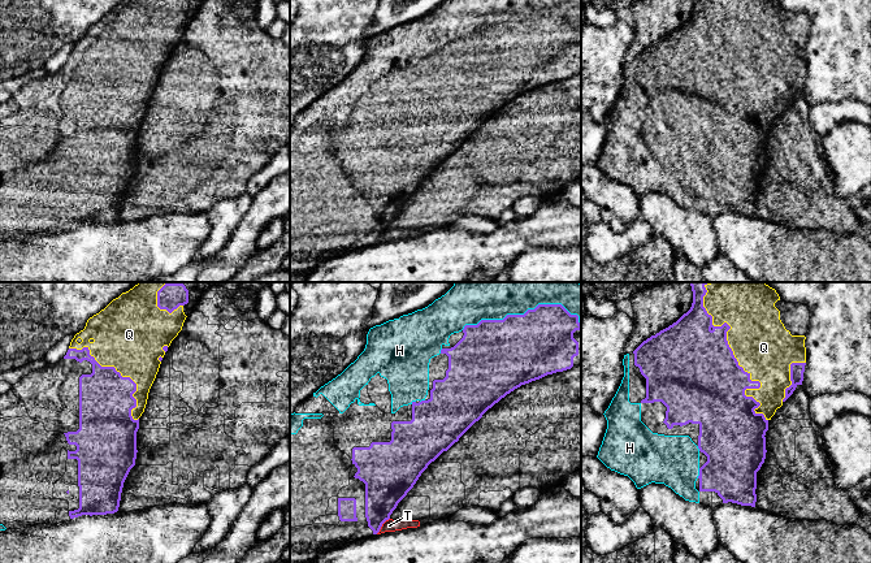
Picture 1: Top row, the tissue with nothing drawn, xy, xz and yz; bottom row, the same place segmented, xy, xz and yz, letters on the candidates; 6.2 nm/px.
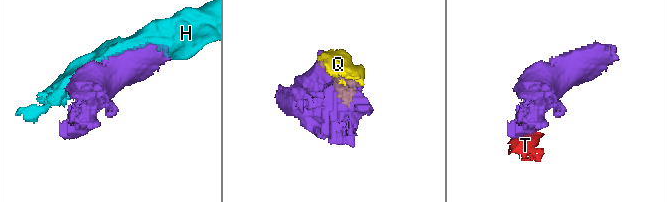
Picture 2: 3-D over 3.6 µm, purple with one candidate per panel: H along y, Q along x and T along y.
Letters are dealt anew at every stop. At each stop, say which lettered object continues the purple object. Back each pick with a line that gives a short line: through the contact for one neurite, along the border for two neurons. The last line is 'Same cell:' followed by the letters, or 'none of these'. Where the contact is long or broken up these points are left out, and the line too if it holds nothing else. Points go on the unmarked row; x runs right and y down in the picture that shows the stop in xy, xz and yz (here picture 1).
Same cell: H, Q

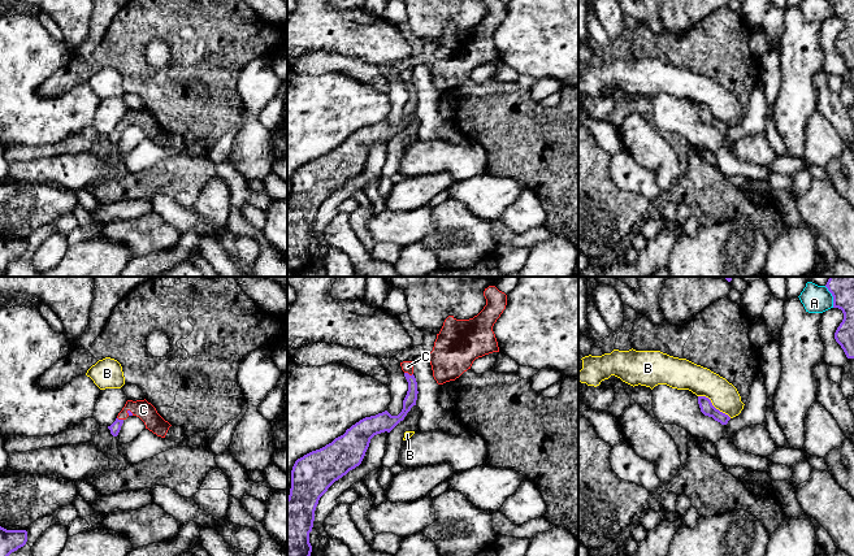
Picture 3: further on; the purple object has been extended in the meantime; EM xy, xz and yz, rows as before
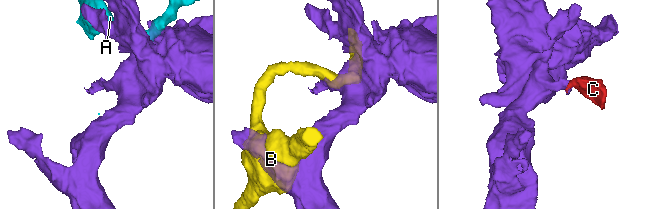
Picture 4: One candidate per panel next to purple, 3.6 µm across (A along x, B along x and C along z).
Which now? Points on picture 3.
C: line xz (410, 109), (411, 87), (407, 82), (407, 75)
Same cell: C

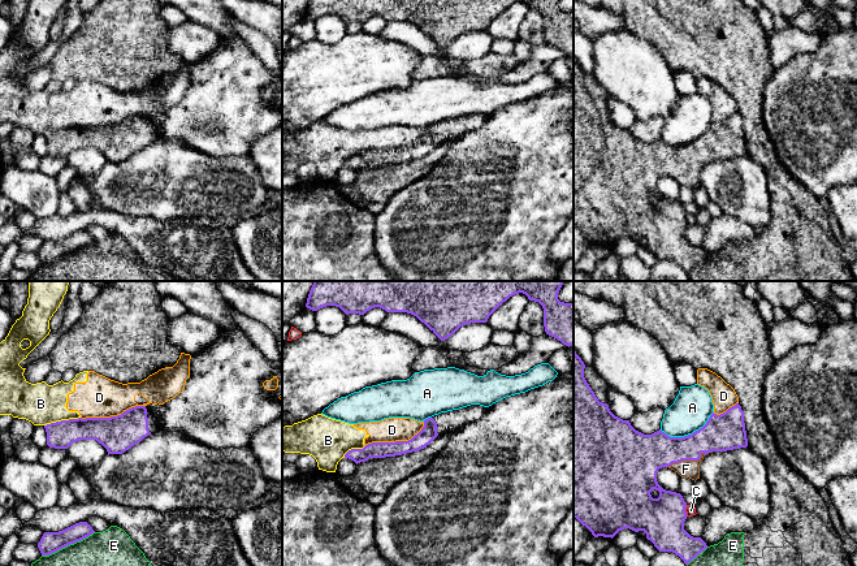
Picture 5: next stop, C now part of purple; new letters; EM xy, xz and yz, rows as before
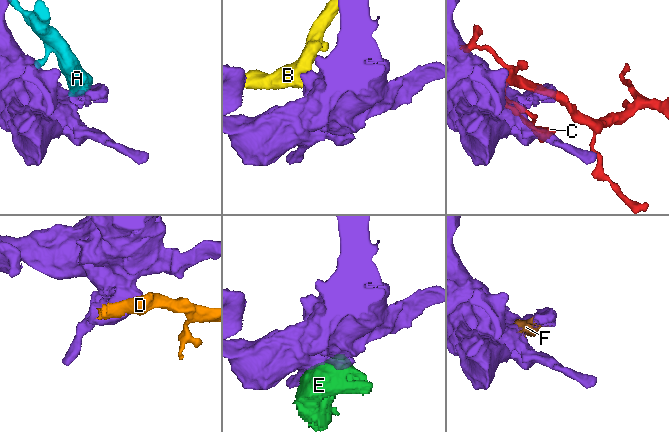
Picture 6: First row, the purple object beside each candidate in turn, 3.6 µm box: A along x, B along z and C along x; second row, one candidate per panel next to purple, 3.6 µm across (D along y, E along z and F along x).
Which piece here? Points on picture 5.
Same cell: F

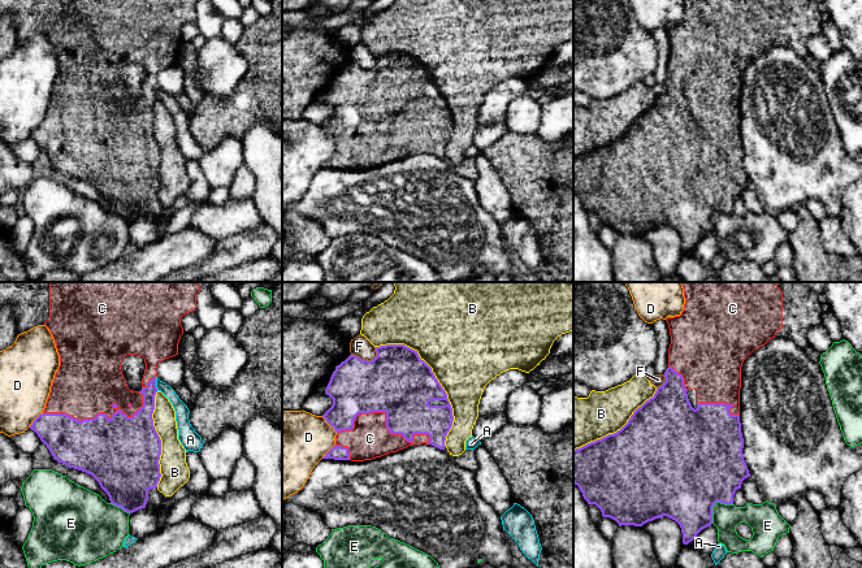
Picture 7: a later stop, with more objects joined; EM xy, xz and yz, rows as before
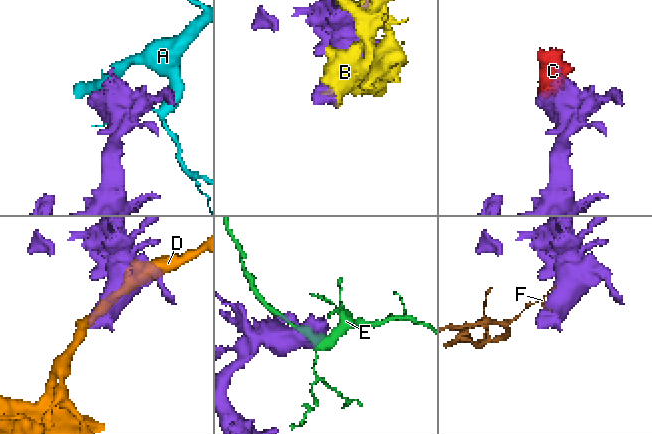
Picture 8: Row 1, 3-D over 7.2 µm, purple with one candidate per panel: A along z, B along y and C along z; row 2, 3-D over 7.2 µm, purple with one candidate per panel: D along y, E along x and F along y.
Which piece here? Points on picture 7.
Same cell: C

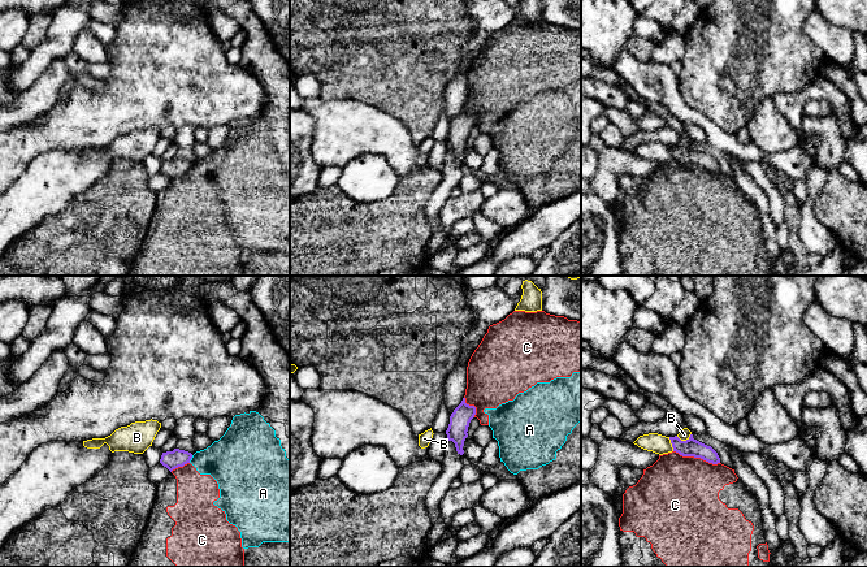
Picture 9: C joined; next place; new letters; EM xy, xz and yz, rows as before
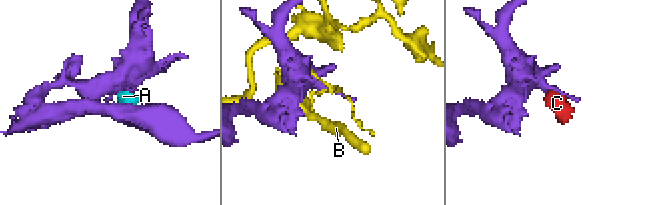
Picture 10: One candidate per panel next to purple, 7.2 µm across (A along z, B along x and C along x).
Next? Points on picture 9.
Same cell: none of these

